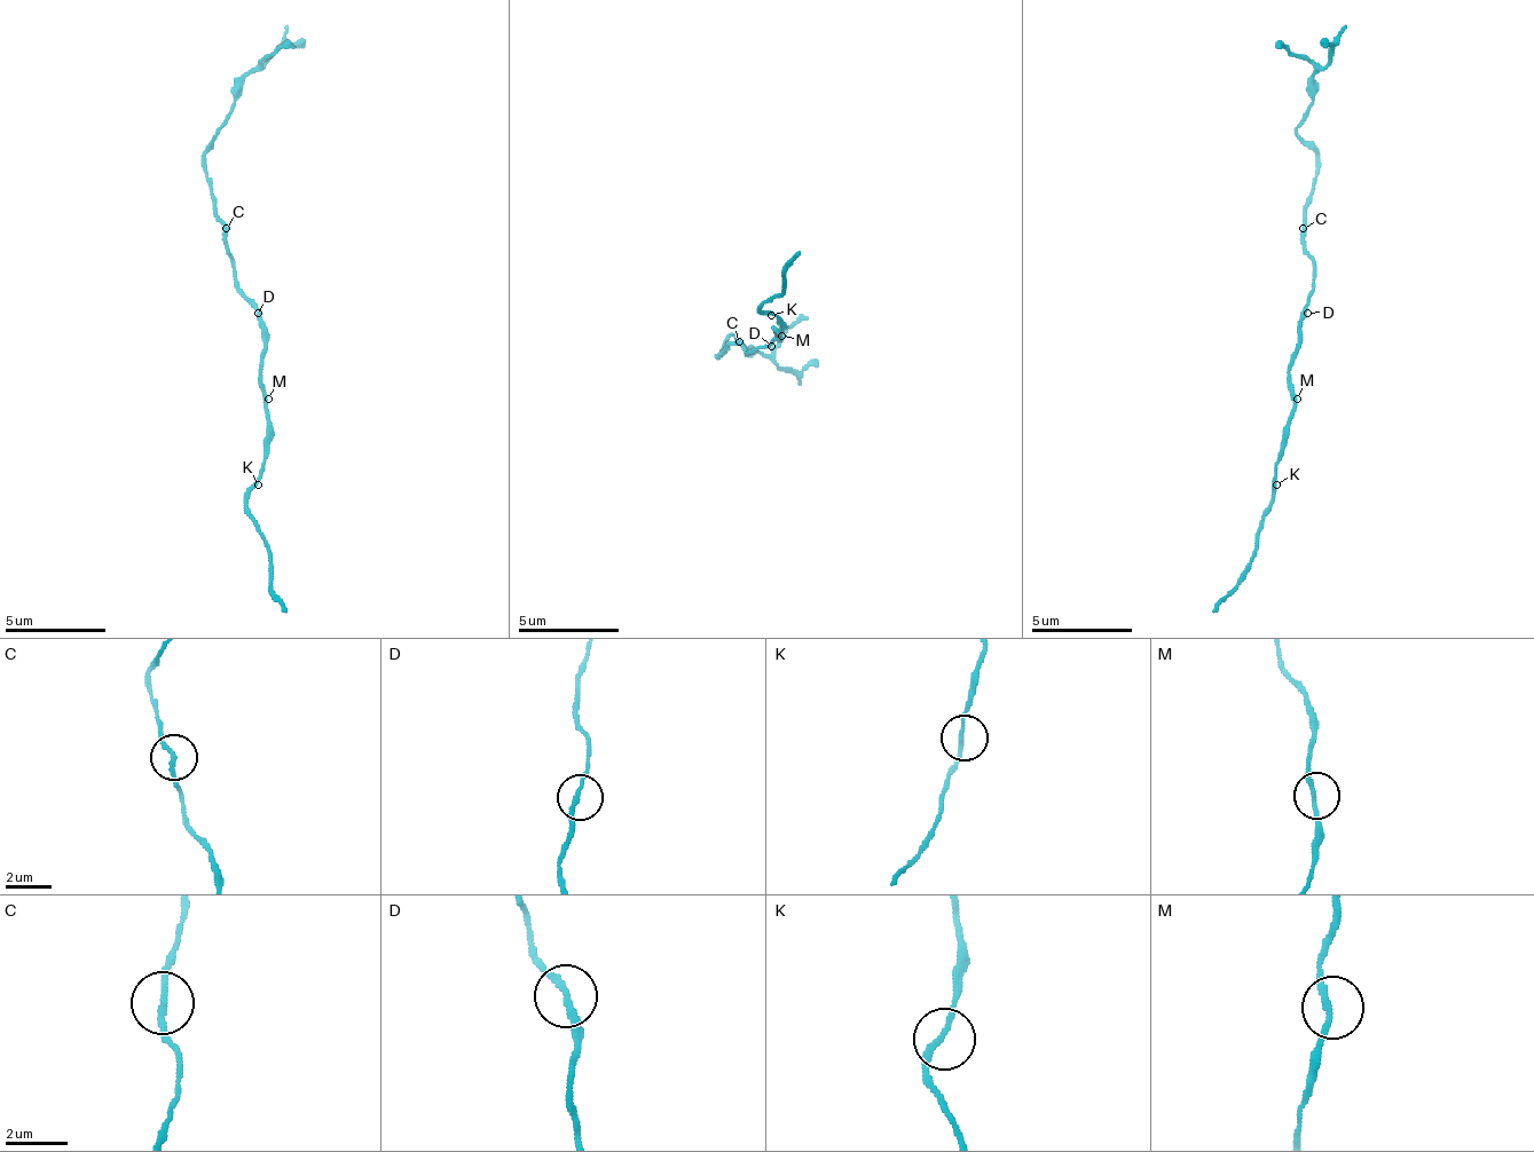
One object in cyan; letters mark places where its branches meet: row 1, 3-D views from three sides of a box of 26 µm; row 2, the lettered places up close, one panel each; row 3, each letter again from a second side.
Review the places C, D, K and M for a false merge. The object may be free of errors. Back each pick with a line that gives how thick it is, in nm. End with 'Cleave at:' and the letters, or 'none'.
C: calibre 180 nm
Cleave at: C

